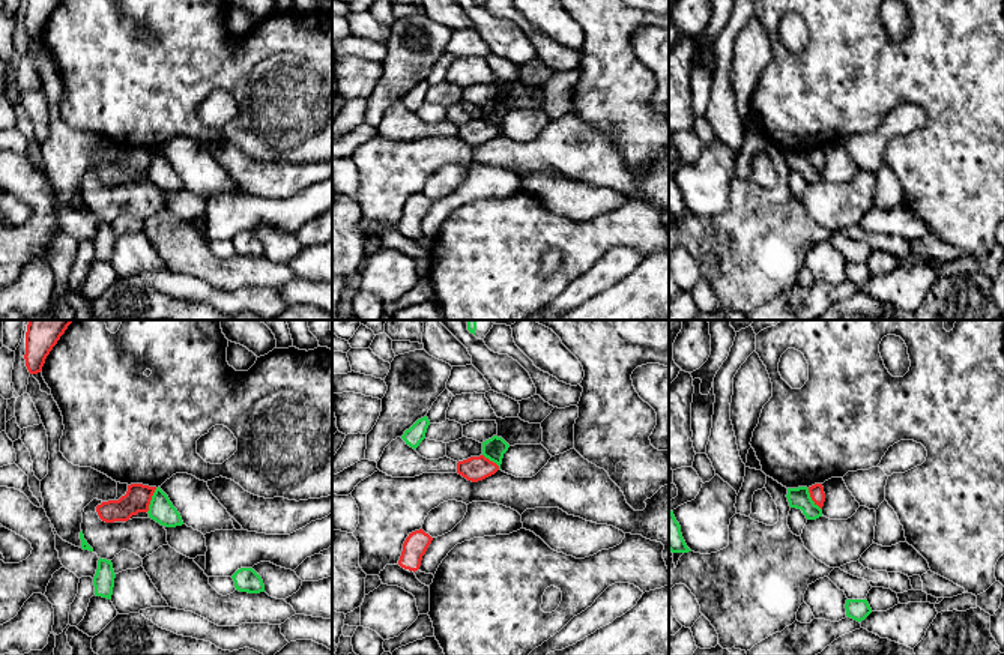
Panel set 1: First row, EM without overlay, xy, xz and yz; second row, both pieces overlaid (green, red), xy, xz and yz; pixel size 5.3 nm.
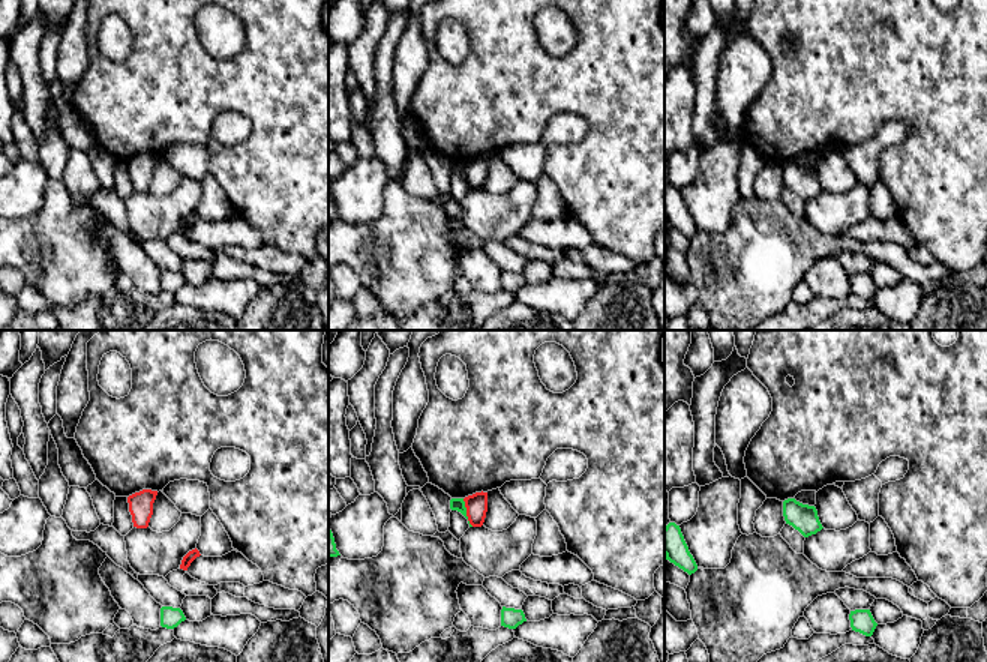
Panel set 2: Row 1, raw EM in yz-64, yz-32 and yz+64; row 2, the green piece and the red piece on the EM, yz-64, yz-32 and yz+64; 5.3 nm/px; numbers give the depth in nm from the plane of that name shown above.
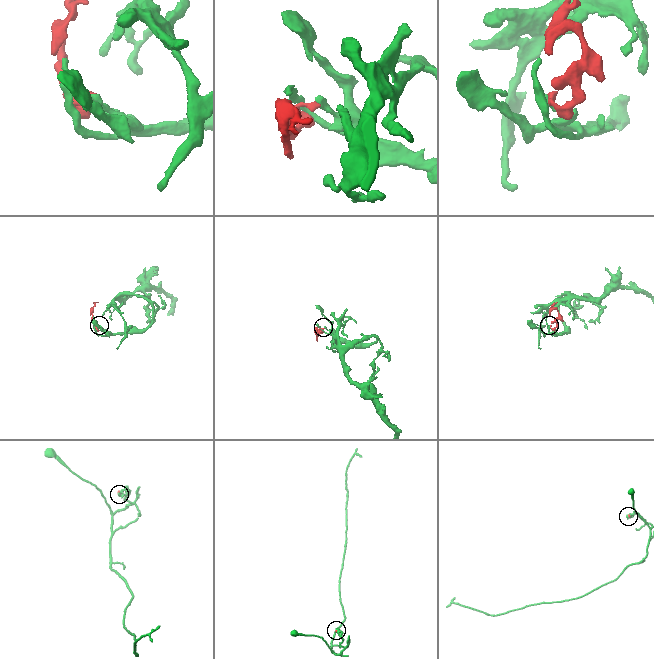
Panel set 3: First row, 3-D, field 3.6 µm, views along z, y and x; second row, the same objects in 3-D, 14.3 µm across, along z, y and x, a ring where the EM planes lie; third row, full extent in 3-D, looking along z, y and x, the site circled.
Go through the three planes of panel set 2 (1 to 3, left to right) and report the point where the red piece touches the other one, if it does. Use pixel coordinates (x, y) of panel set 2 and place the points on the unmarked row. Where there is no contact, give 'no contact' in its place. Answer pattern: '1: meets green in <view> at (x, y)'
1: no contact
2: meets green in yz-32 at (465, 176)
3: no contact

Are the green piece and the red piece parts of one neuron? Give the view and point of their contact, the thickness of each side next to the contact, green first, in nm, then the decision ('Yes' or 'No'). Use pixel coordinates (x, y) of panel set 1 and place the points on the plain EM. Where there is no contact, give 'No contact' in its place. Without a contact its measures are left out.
Touches green at xy (151, 164). Thickness 140 nm (green) against 140 nm. No

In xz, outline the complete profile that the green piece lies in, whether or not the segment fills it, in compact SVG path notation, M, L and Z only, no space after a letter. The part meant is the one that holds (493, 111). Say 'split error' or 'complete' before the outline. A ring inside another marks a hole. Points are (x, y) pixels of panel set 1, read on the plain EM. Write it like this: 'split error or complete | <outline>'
complete | M497 99L482 105L482 119L490 125L496 126L500 134L504 117L508 114L510 108Z

